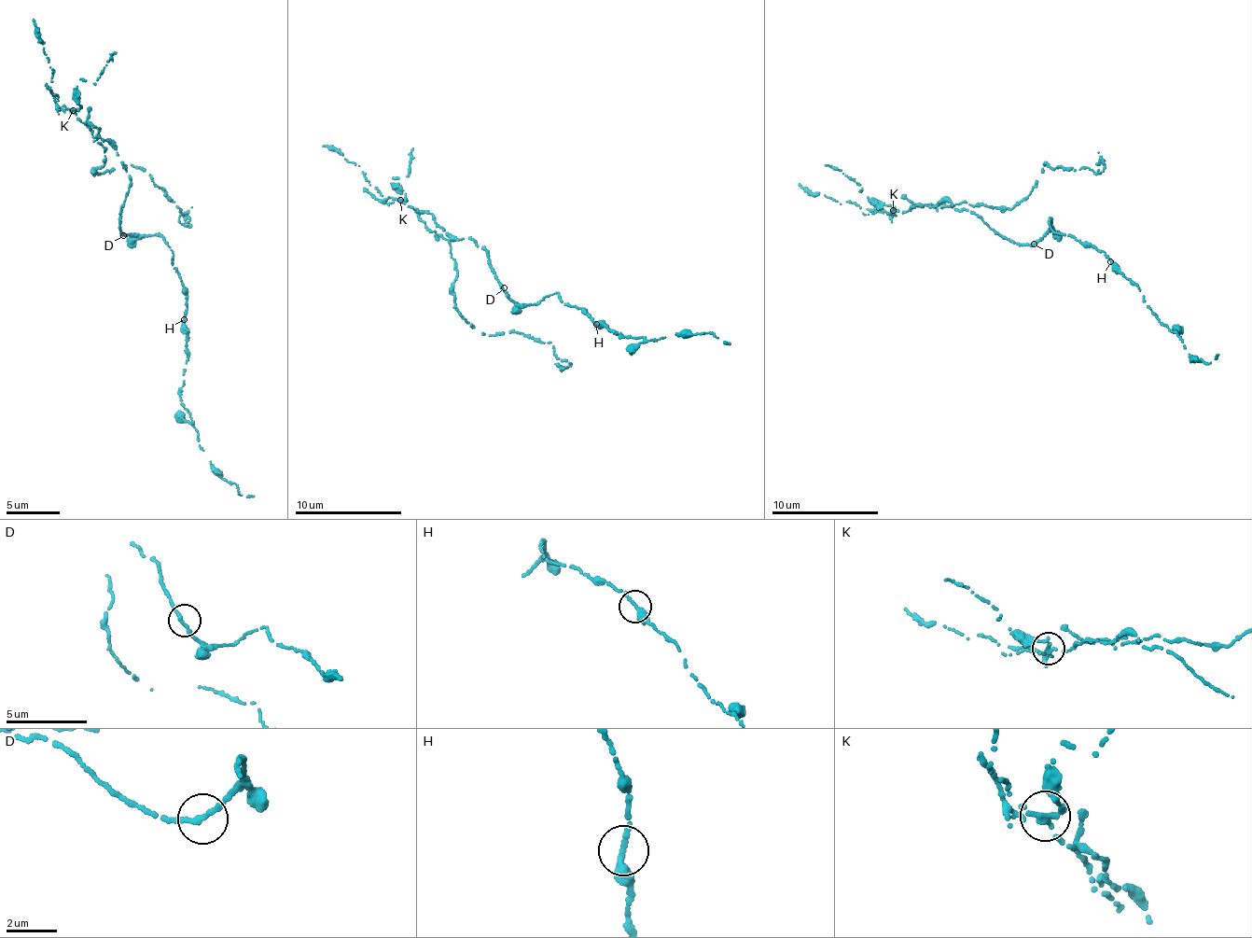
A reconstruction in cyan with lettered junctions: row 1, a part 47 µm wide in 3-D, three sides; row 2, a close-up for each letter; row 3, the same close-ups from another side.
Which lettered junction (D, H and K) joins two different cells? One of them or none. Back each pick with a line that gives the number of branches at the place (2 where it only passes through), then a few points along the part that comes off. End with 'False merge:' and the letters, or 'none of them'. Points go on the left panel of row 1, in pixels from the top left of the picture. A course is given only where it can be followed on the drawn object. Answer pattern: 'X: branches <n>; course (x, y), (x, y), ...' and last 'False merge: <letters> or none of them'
K: branches 2; course (74, 110), (88, 108), (86, 123), (105, 150), (93, 174), (126, 165), (166, 189), (182, 224), (190, 208)
False merge: K

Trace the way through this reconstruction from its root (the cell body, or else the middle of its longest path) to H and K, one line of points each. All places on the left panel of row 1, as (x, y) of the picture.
H: (123, 233), (163, 238), (184, 286), (187, 304), (184, 319)
K: (123, 233), (119, 219), (130, 179), (116, 147), (99, 136), (98, 127), (76, 118), (74, 110)

